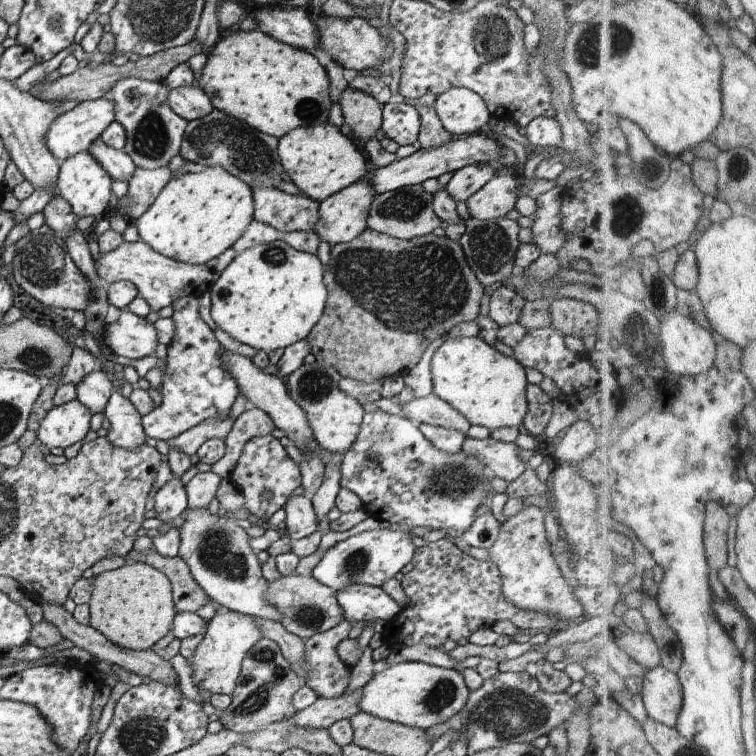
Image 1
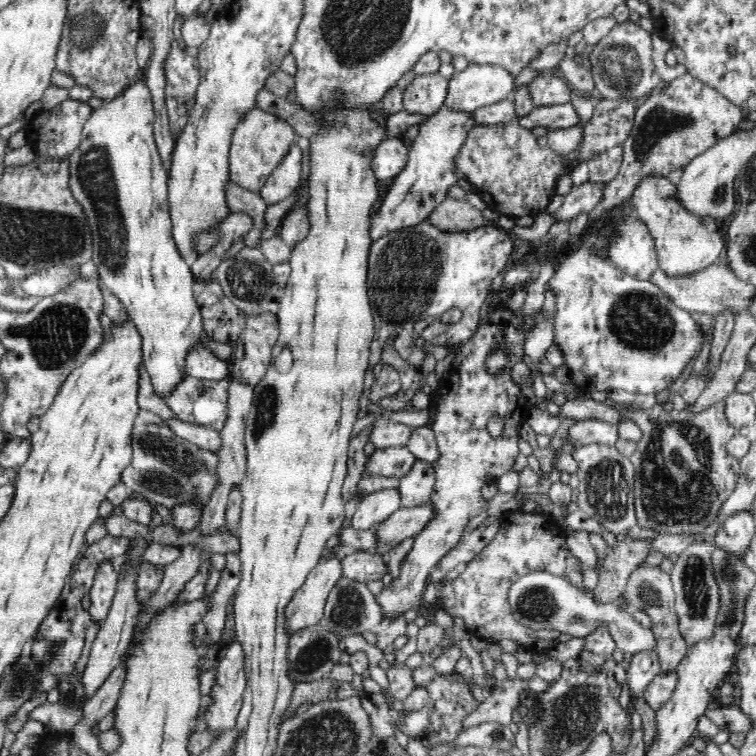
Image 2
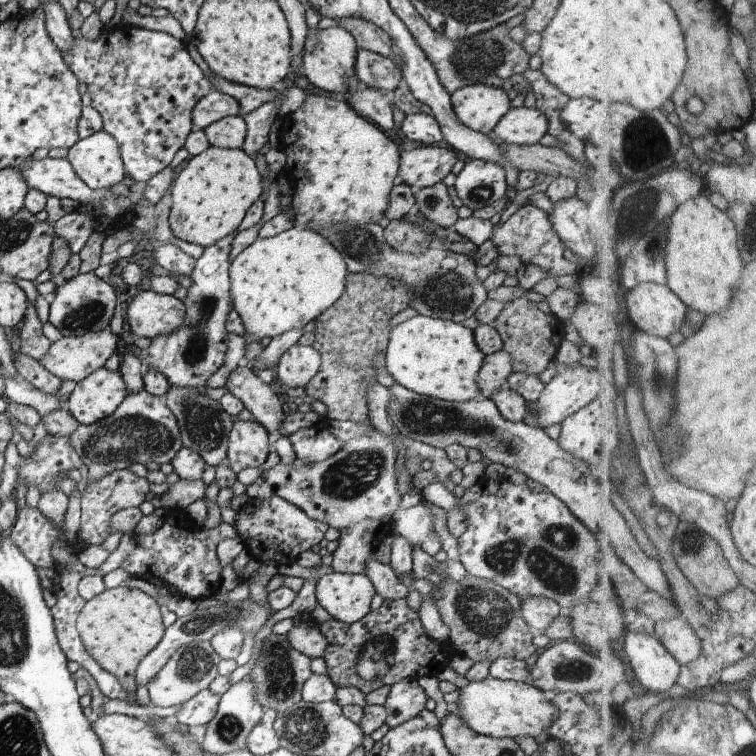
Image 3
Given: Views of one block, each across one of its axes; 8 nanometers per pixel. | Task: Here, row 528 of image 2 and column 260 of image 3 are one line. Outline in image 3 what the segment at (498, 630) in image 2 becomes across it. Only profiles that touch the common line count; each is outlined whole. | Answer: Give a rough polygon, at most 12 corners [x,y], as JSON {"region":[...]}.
{"region":[[279,496],[249,499],[232,525],[261,564],[296,562],[328,525]]}

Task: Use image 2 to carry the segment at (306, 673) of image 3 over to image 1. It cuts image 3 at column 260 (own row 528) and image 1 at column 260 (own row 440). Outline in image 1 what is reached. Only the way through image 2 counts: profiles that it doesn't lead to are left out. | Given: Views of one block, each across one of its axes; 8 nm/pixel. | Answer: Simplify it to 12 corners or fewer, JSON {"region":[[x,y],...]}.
{"region":[[277,642],[247,650],[224,729],[253,733],[297,712],[305,685]]}

